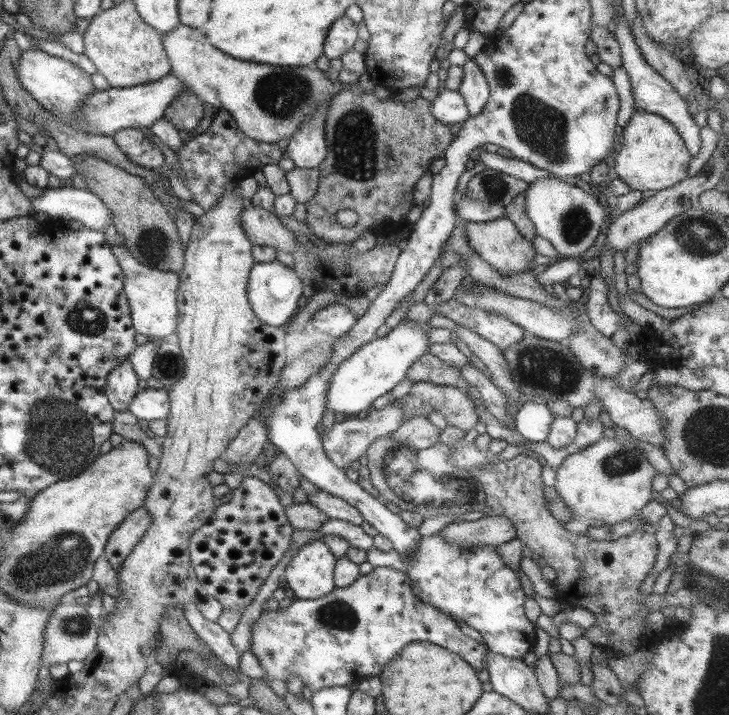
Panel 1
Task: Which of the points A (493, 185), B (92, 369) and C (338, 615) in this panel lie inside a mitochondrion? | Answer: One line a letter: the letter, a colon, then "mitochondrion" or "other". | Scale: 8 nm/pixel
A: mitochondrion
B: other
C: mitochondrion

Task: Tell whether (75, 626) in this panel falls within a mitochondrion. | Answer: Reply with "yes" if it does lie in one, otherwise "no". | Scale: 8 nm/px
yes

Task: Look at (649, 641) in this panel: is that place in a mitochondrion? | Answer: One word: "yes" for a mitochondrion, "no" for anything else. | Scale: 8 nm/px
no

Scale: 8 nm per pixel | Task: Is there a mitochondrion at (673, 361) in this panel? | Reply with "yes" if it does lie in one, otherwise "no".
no

